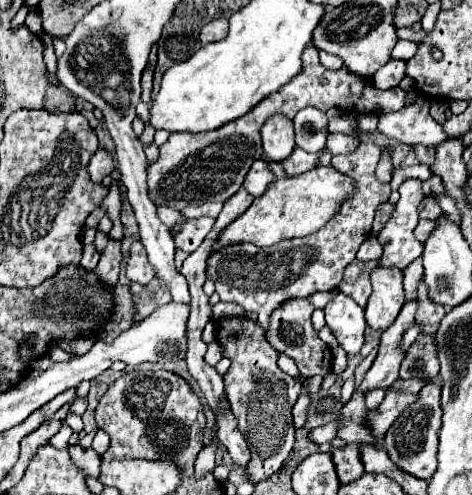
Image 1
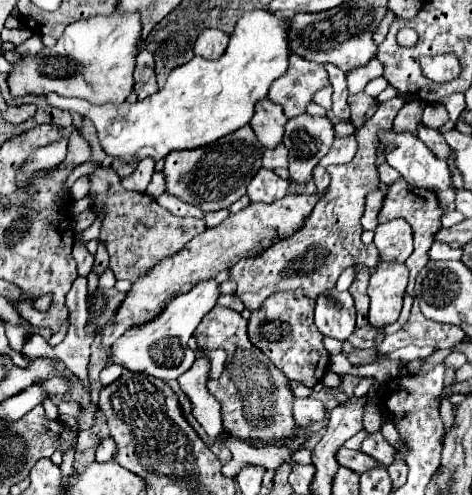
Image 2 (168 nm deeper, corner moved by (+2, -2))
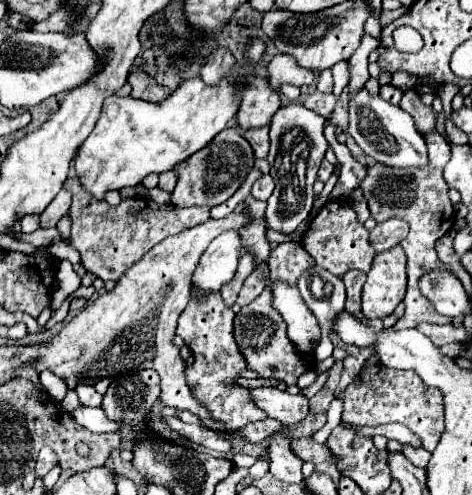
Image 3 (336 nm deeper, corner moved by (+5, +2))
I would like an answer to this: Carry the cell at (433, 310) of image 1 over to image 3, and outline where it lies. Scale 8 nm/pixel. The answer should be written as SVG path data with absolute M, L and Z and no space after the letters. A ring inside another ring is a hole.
M436 129L426 133L424 139L428 145L428 165L398 169L398 167L386 167L382 163L376 163L372 167L366 167L366 177L360 183L360 189L364 191L364 199L368 201L368 209L376 221L400 217L400 219L408 221L408 225L410 225L408 237L400 243L408 257L408 291L404 297L406 311L394 325L400 329L410 329L410 327L416 327L418 323L444 325L444 323L452 321L450 317L436 313L434 305L418 289L418 279L424 273L434 271L436 267L454 273L448 265L444 265L438 259L436 249L434 249L436 239L440 239L454 227L454 207L448 199L448 185L444 183L444 177L442 177L442 169L450 159L450 145L444 141L444 137Z

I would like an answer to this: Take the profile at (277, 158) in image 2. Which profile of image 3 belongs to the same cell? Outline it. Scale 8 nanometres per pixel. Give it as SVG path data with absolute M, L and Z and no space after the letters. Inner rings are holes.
M258 127L258 129L248 129L244 131L244 139L252 145L254 149L254 155L258 159L264 159L268 155L268 127Z

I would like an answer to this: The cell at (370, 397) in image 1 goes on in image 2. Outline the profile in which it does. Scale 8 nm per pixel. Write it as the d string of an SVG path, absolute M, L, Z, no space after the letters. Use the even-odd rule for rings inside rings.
M383 423L383 425L381 425L381 433L383 433L383 437L385 437L393 447L399 447L399 433L397 433L397 429L395 429L393 423Z

